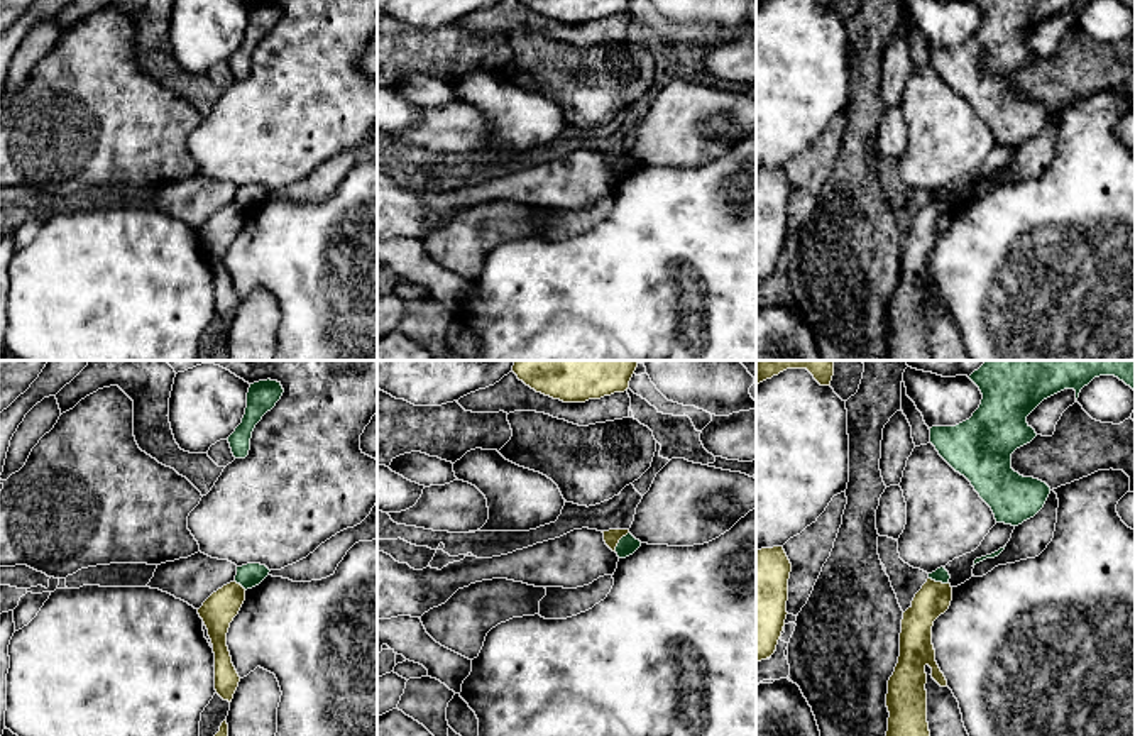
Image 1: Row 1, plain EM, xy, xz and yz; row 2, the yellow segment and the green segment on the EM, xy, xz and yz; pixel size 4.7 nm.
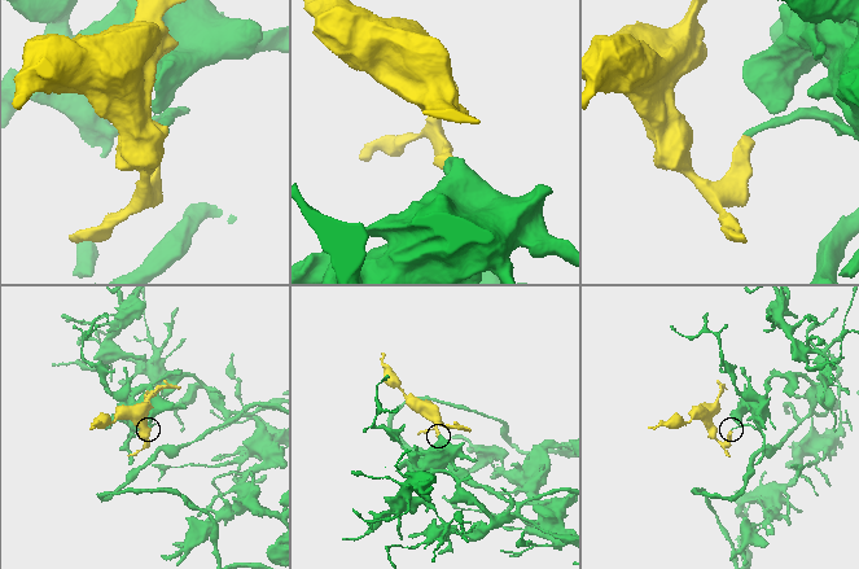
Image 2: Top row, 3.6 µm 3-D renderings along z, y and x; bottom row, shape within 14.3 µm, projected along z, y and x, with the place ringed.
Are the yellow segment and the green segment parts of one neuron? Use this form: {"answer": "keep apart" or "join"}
{"answer": "keep apart"}

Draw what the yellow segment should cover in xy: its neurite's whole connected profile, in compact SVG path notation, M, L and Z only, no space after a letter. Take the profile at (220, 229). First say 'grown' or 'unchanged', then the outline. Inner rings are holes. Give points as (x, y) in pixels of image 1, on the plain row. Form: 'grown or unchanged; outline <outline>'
unchanged; outline M233 201L213 213L198 230L213 266L215 311L223 321L228 323L233 320L240 298L232 284L227 267L227 254L244 222L245 210Z

